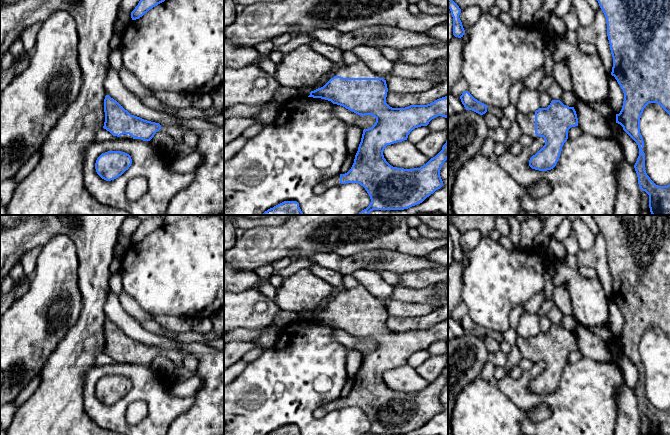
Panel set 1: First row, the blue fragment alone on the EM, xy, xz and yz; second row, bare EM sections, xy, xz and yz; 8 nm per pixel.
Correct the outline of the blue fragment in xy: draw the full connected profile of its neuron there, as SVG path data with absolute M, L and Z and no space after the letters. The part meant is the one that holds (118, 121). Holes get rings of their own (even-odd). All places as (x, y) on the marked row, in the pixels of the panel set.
M109 95L104 99L105 122L103 128L113 136L150 141L162 127L159 123L131 115Z

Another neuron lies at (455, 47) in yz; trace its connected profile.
M465 33L461 38L454 36L448 43L448 95L453 85L463 78L463 49L467 40L468 35Z

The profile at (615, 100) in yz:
M611 74L609 75L609 94L607 103L611 107L611 109L619 114L624 101L624 93L618 84L617 80Z

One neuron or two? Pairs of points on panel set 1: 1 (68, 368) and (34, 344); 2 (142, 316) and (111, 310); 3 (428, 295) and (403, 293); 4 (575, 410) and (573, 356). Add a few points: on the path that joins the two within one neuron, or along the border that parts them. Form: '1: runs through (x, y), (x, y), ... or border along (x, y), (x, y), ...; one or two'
1: border along (63, 336), (40, 373); two
2: border along (117, 296), (121, 306), (140, 324); two
3: runs through (422, 295), (409, 295); one
4: border along (582, 355), (575, 362), (568, 363); two

